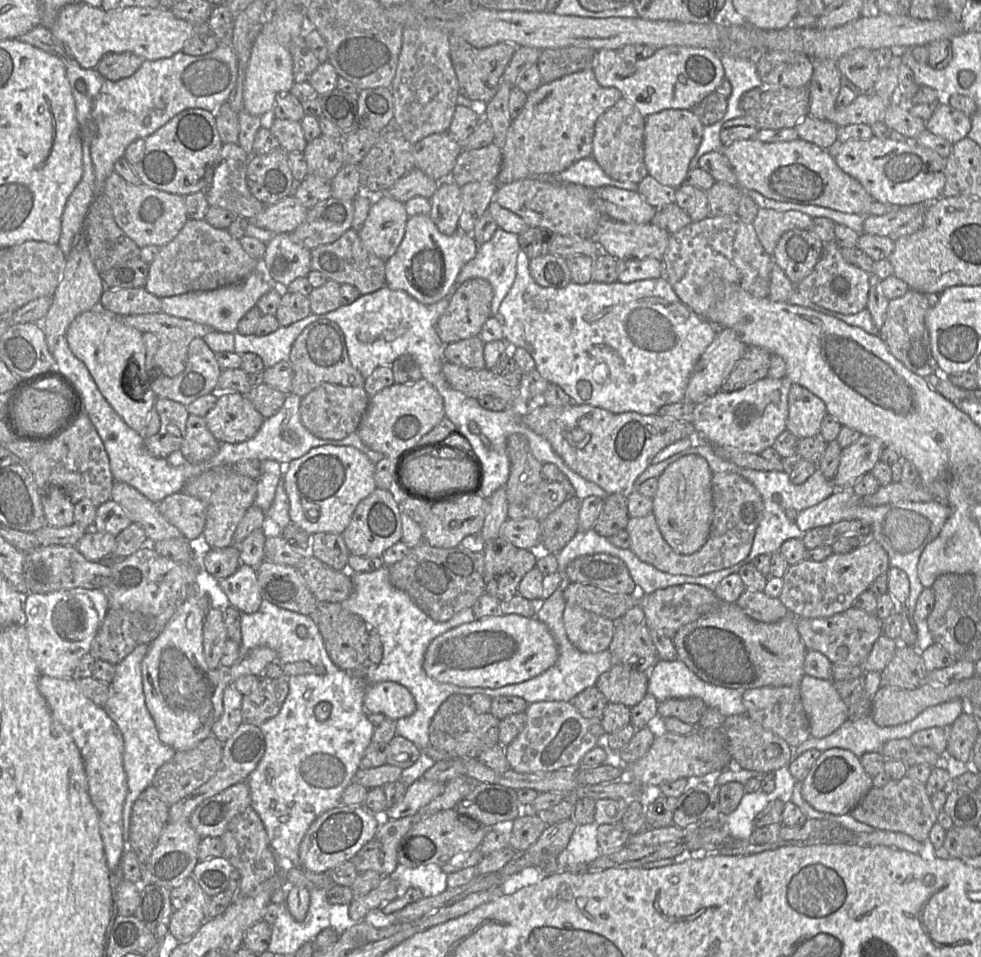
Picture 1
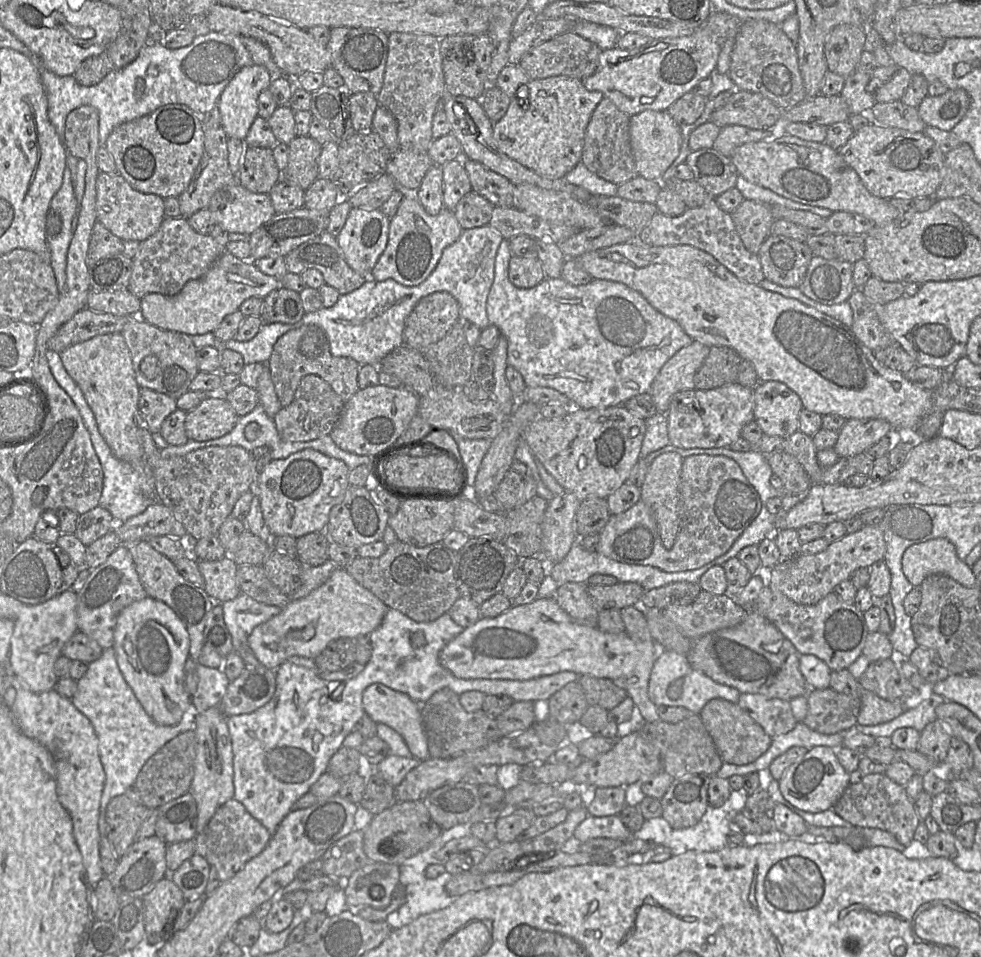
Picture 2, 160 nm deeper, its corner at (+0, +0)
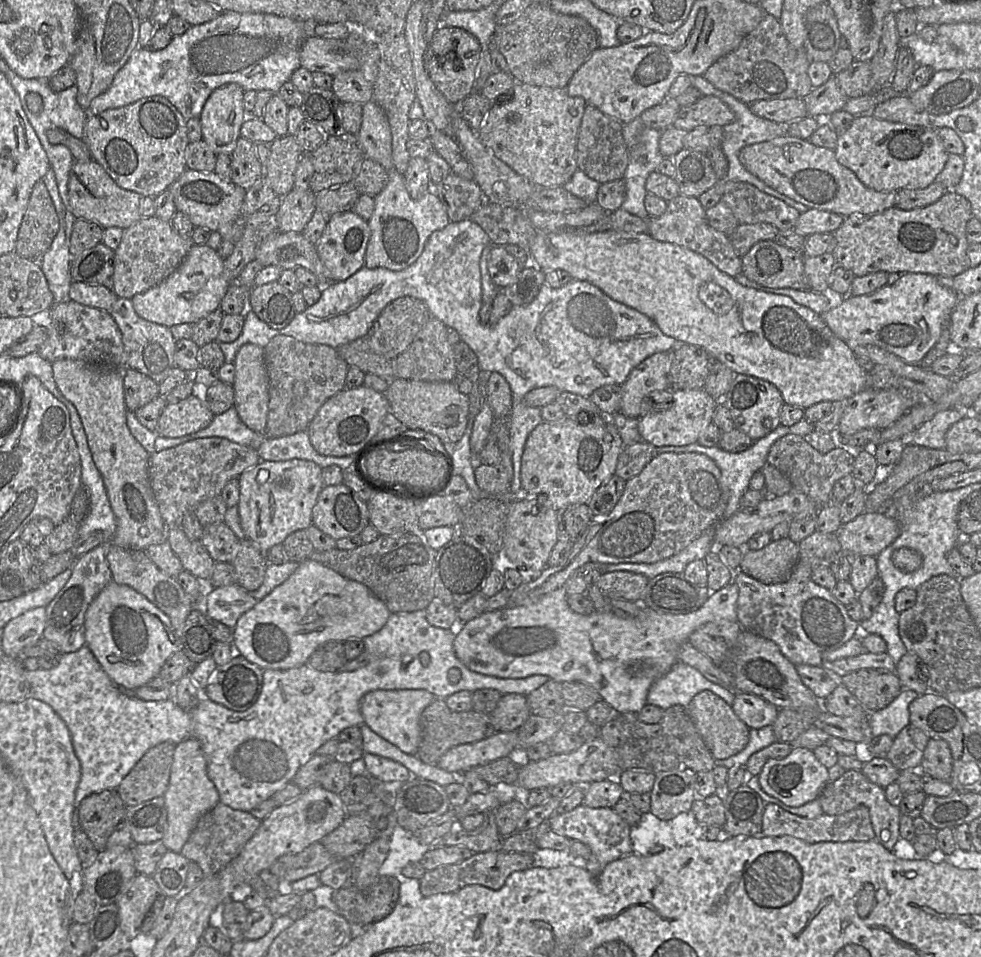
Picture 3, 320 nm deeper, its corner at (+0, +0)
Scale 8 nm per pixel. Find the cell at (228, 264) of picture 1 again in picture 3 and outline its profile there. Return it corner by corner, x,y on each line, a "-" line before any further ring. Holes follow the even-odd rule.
156,216
141,217
131,226
123,229
120,244
114,251
114,293
121,298
132,299
138,293
148,290
166,279
184,260
190,248
196,245
190,237
179,235
172,227
170,221
162,220

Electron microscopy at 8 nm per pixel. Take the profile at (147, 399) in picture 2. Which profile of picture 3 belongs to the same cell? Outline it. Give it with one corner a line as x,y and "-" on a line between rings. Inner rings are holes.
128,367
123,371
125,404
128,410
135,412
159,396
159,384
149,376

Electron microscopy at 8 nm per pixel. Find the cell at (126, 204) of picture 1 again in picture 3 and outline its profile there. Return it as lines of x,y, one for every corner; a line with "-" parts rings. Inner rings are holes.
76,160
68,179
68,207
76,217
98,222
102,227
125,229
141,218
139,205
142,195
120,187
95,160

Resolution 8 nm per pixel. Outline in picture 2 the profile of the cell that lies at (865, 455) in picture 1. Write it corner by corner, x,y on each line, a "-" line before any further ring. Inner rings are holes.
846,419
838,432
834,450
839,457
863,453
869,446
888,435
891,429
891,424
884,419

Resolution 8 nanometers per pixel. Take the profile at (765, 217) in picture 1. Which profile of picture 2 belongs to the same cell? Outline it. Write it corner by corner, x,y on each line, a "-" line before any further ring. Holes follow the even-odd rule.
744,200
730,215
745,248
757,255
763,242
770,236
770,228
775,221
769,206

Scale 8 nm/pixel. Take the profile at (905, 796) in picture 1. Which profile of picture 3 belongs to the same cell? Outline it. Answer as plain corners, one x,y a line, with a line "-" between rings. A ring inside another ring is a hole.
846,770
842,776
828,783
822,789
818,800
824,813
829,815
839,815
848,812
860,805
864,805
869,810
875,839
888,850
893,849
900,839
899,821
901,811
899,806
894,806
888,802
884,788
871,782
860,770

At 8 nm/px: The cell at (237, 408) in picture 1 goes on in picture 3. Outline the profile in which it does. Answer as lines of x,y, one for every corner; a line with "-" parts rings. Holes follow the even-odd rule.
192,394
178,403
168,403
154,432
168,438
182,437
206,428
213,418
205,401

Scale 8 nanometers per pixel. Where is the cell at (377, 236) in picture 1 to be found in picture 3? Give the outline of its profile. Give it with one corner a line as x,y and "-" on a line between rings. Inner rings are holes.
353,211
341,212
328,218
324,231
315,246
332,281
344,281
364,266
369,238
368,222

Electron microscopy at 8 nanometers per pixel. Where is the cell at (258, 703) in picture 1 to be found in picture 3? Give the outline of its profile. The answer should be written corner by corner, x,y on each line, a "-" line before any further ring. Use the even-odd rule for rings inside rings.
239,654
225,665
218,666
204,689
206,696
213,702
230,710
245,711
258,699
263,684
263,669

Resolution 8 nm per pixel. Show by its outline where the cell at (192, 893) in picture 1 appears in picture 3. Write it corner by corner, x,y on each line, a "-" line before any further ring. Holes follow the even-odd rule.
139,874
117,901
121,928
129,940
141,933
142,923
155,900
163,896
152,876

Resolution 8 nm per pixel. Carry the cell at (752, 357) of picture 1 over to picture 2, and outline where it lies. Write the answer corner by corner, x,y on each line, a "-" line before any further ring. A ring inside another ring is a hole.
712,346
694,376
698,390
714,389
737,382
742,357
727,346

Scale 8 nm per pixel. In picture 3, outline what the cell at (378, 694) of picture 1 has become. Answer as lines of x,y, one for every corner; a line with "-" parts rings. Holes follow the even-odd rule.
424,689
374,690
366,693
360,702
360,712
366,724
376,734
401,751
415,755
420,742
420,717
435,695

